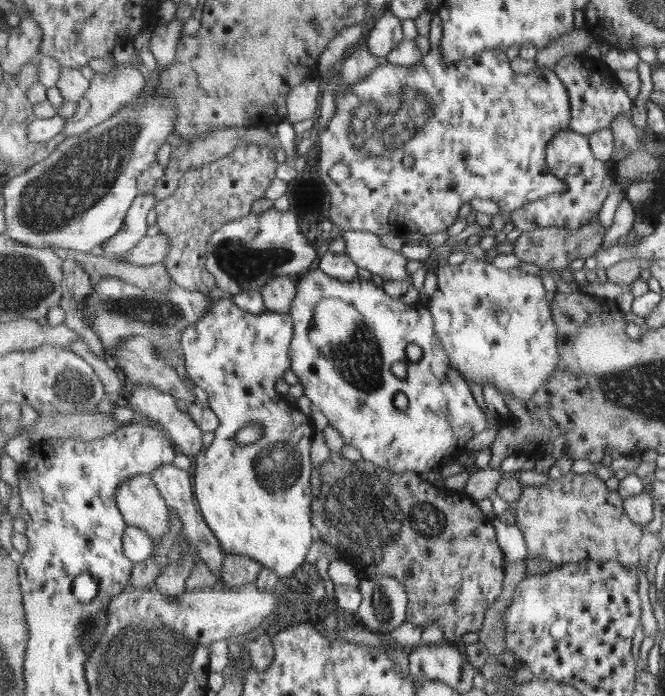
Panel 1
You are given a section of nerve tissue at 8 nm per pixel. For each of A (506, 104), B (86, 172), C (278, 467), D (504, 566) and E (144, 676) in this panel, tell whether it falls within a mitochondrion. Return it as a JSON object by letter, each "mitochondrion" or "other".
{"A":"mitochondrion","B":"mitochondrion","C":"mitochondrion","D":"other","E":"mitochondrion"}

